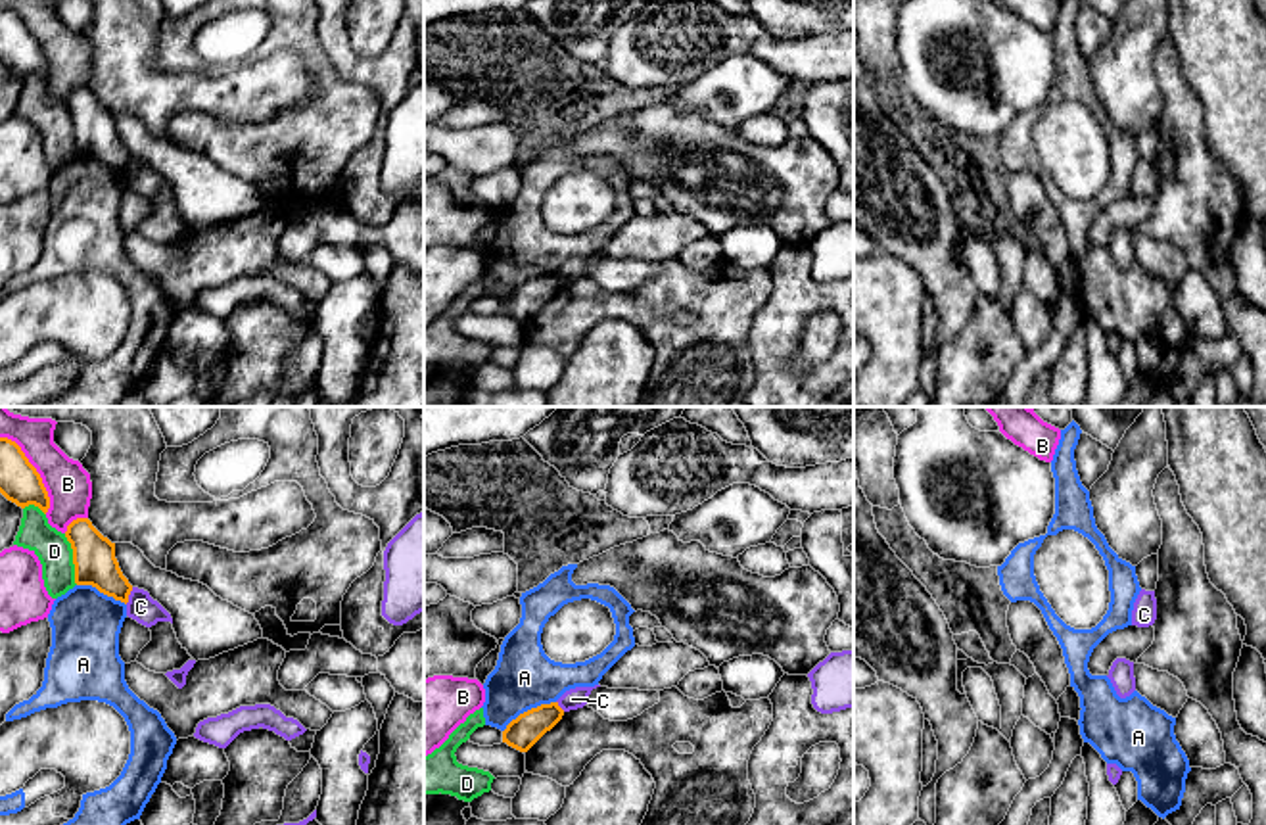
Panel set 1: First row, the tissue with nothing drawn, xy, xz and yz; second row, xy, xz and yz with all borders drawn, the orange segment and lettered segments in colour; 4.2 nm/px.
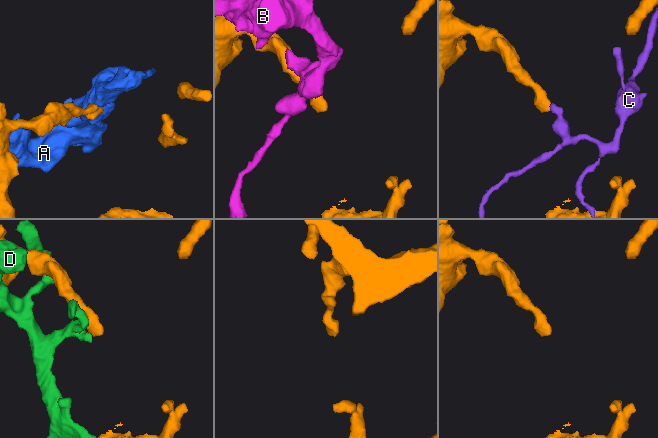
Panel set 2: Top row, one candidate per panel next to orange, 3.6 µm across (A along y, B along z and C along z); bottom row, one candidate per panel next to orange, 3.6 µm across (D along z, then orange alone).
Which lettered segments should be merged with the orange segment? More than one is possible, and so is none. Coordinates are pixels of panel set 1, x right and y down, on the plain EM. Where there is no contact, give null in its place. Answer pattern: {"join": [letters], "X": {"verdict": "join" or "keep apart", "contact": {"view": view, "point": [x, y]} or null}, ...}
{"join": [], "A": {"verdict": "keep apart", "contact": {"view": "xz", "point": [528, 281]}}, "B": {"verdict": "keep apart", "contact": {"view": "xy", "point": [35, 41]}}, "C": {"verdict": "keep apart", "contact": {"view": "xy", "point": [129, 164]}}, "D": {"verdict": "keep apart", "contact": {"view": "xy", "point": [73, 129]}}}

